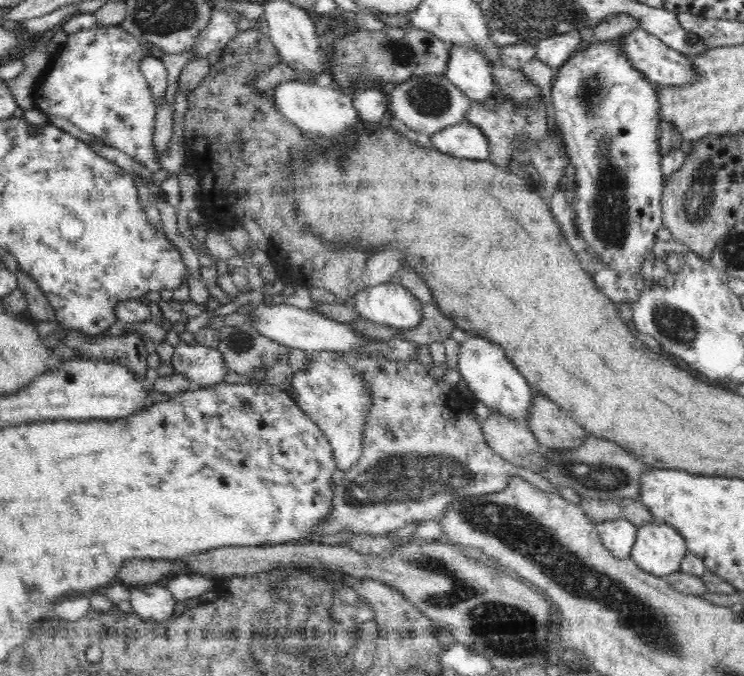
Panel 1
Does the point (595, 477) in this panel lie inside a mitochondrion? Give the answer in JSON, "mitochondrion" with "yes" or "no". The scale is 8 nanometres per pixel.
{"mitochondrion":"yes"}

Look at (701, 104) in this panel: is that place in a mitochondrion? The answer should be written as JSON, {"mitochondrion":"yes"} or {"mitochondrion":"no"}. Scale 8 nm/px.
{"mitochondrion":"no"}

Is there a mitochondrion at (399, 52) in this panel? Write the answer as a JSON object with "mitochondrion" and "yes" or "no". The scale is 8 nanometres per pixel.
{"mitochondrion":"yes"}

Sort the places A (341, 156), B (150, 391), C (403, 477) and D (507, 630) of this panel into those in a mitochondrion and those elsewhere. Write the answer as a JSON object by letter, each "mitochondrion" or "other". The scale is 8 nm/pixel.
{"A":"other","B":"other","C":"mitochondrion","D":"mitochondrion"}

